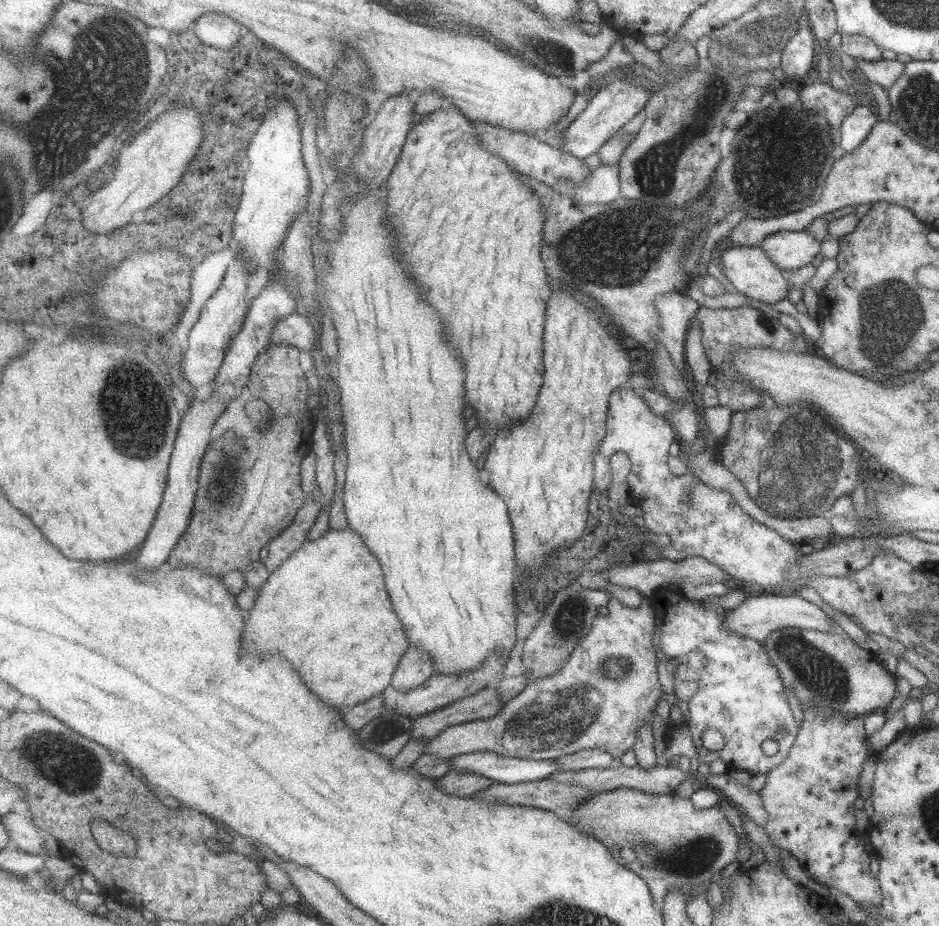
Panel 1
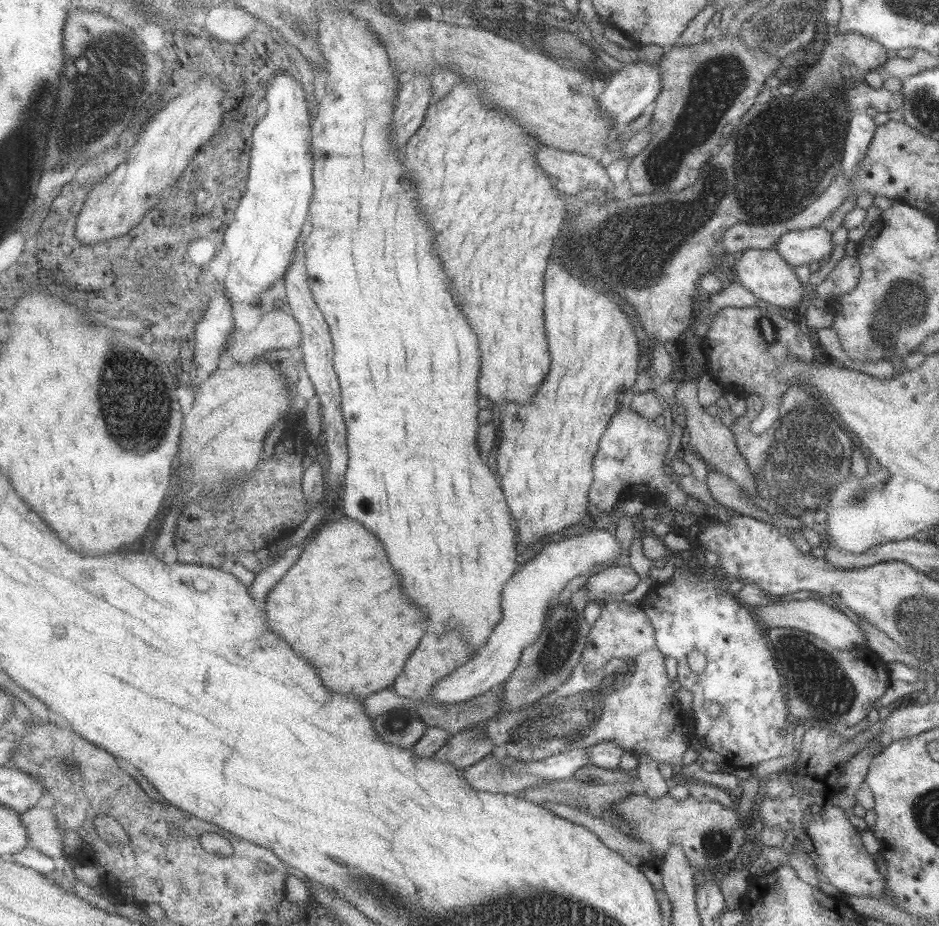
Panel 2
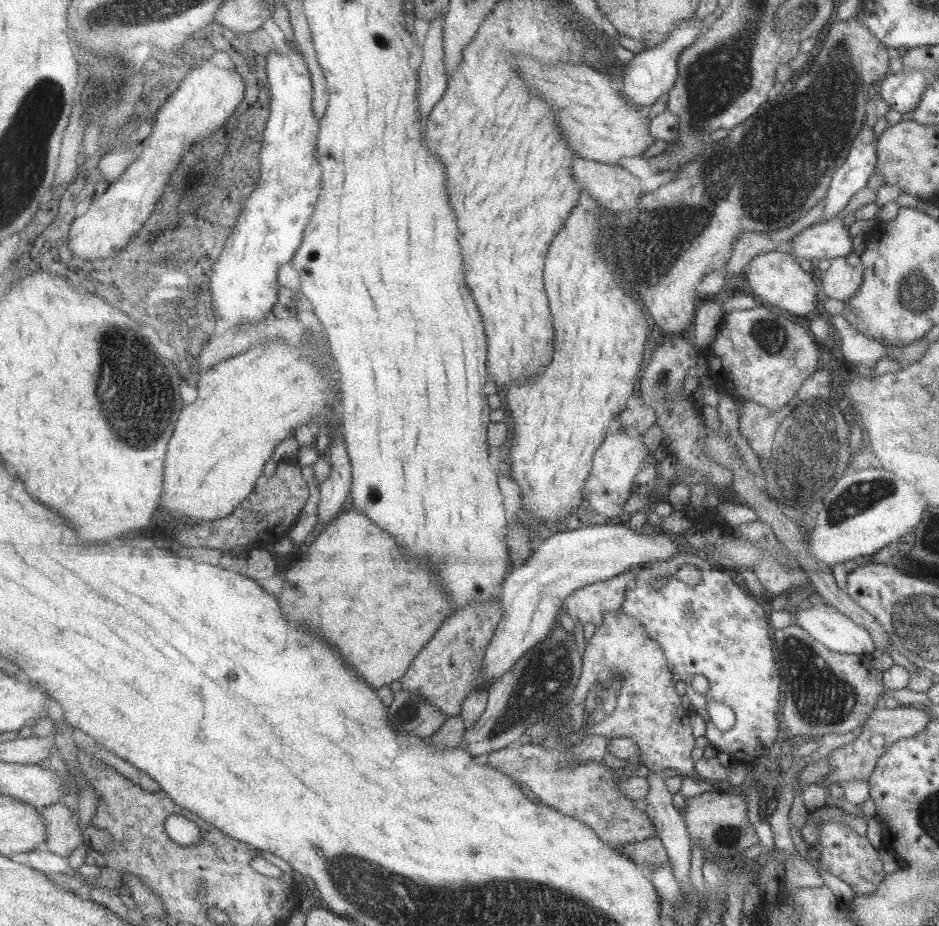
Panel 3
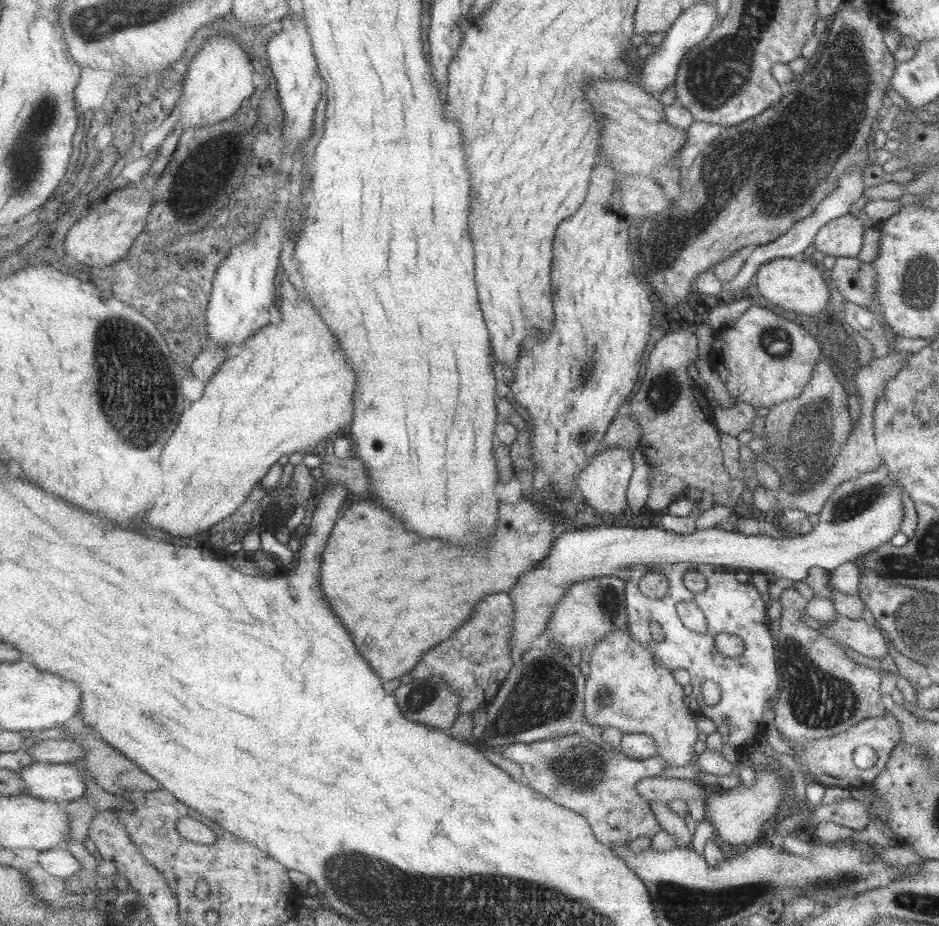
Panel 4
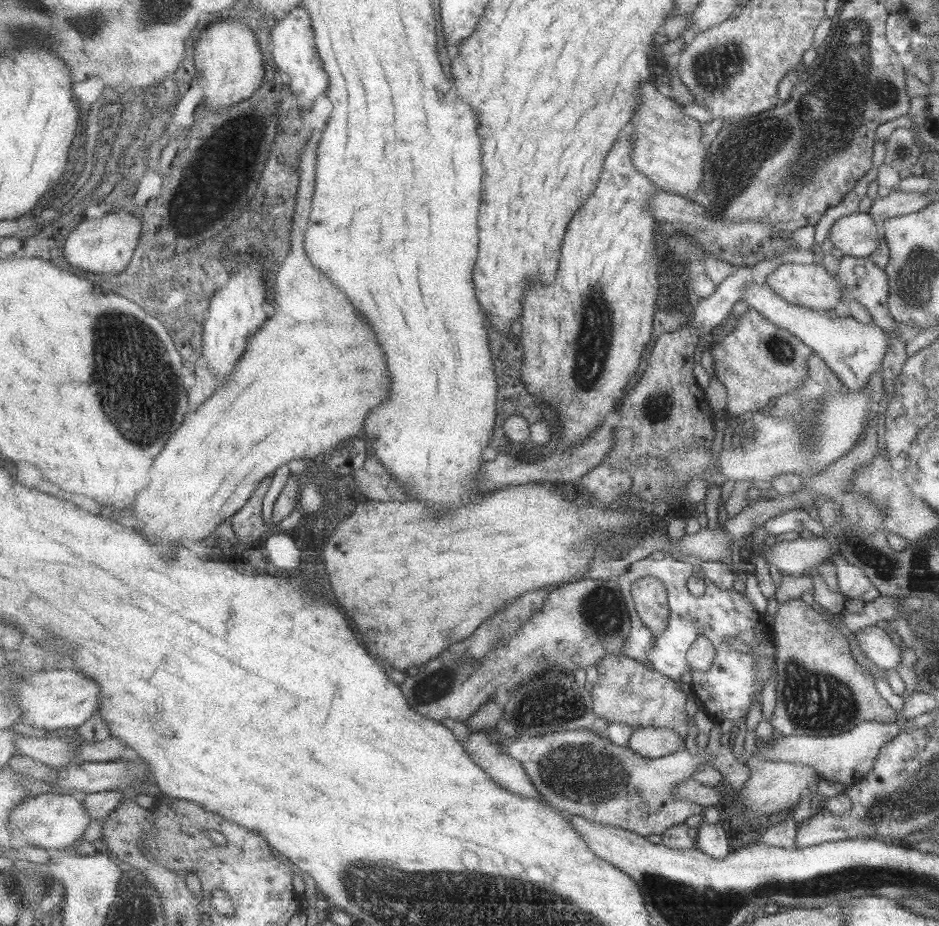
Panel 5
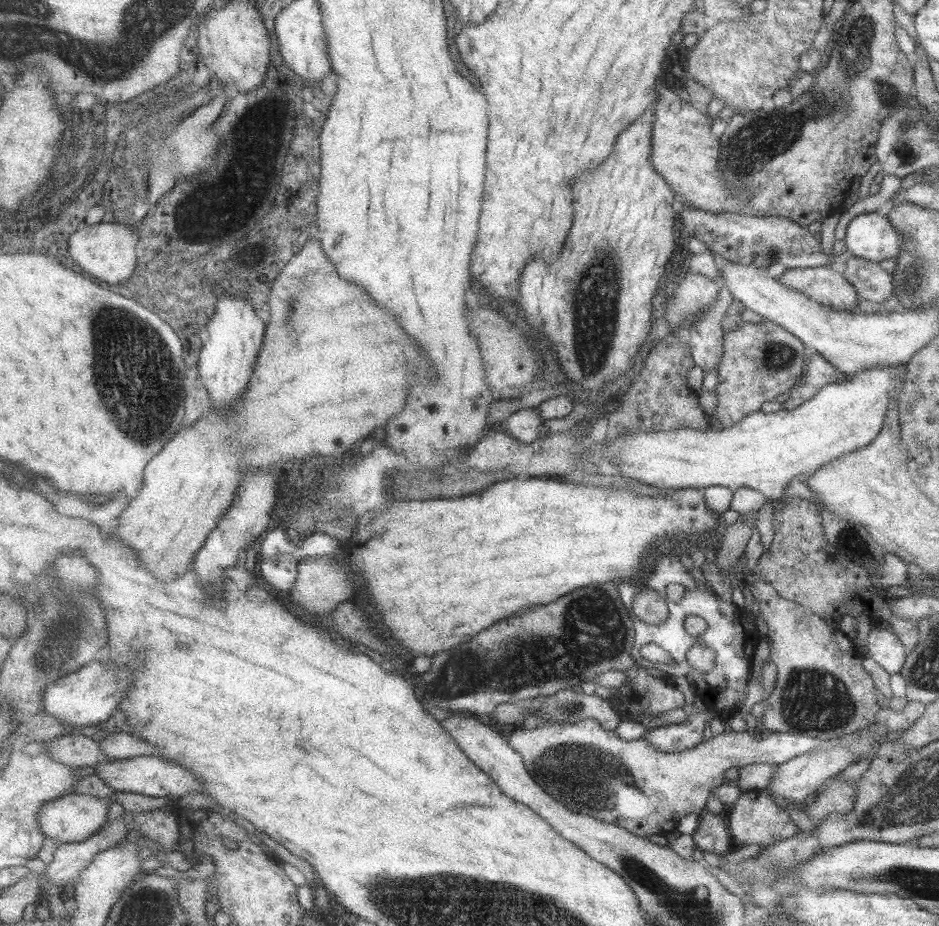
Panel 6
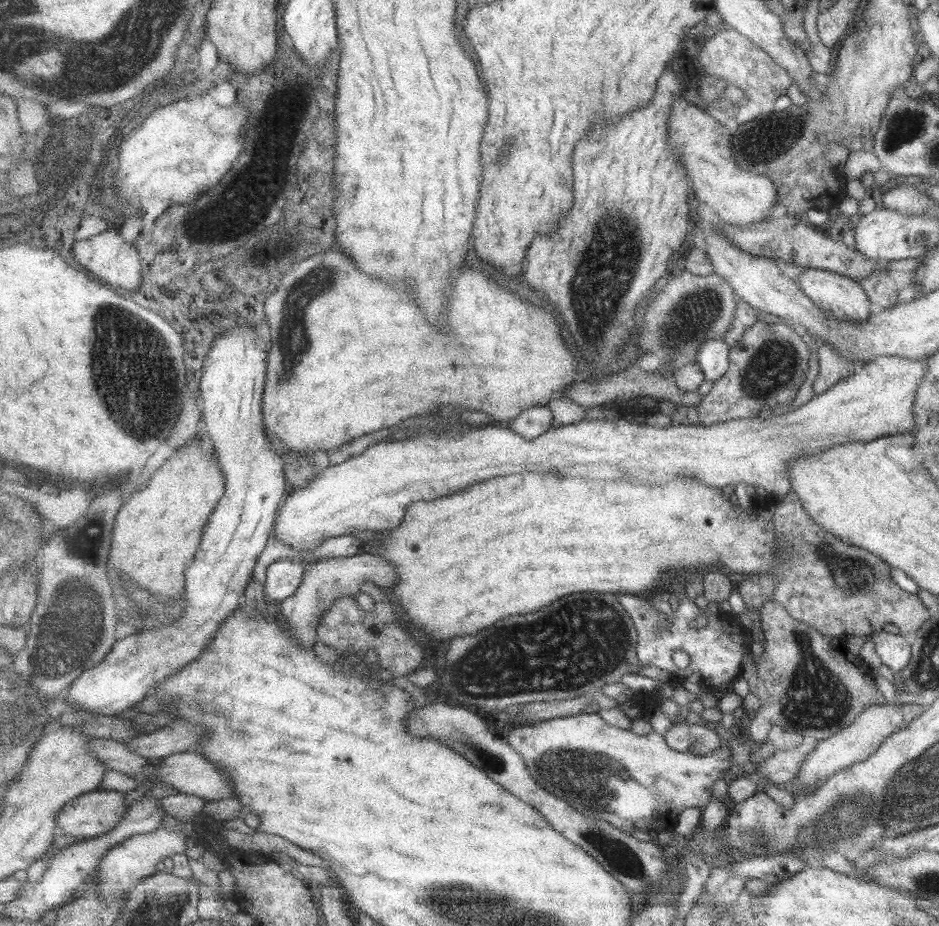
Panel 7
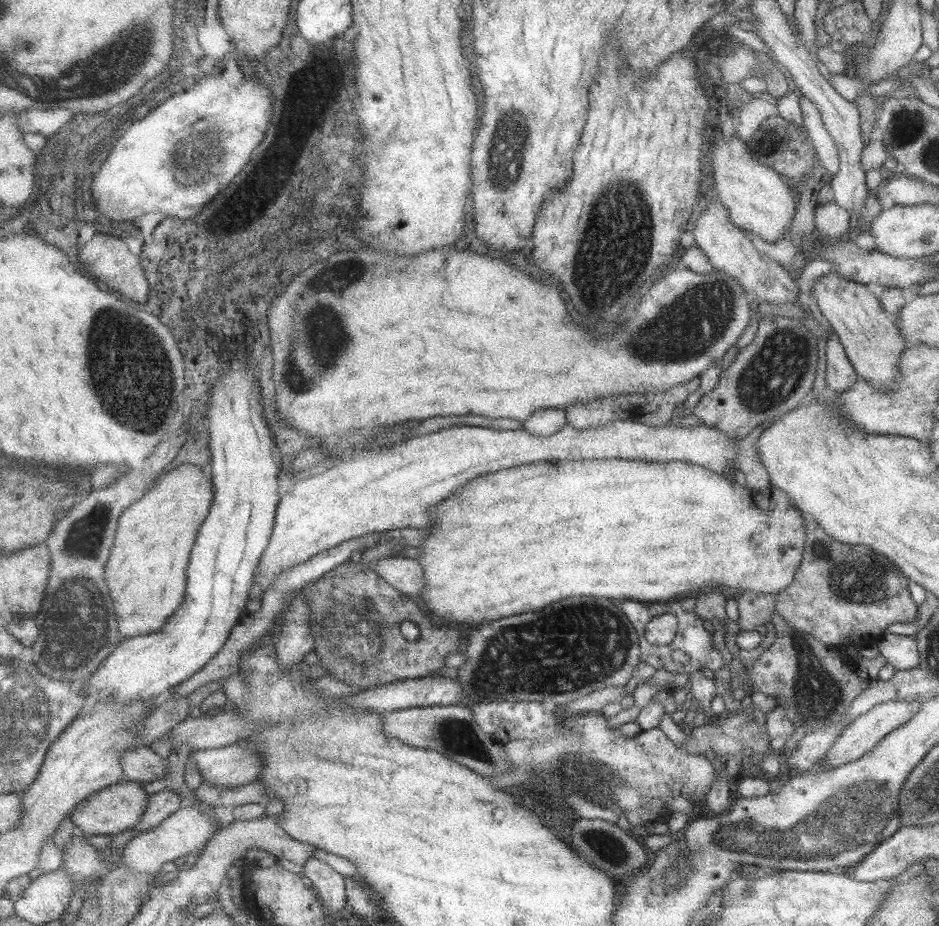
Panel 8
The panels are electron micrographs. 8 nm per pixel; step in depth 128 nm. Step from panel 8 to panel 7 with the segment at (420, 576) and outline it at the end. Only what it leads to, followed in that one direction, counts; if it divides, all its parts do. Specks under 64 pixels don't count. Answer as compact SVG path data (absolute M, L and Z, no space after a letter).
M375 553L343 558L323 558L311 564L305 572L305 578L298 587L298 591L280 604L280 614L285 617L285 622L293 634L292 640L296 644L302 644L305 649L313 649L317 644L317 638L320 638L318 628L325 613L333 608L335 602L341 597L355 596L362 592L363 584L366 582L374 582L382 588L389 589L397 584L397 568L389 559Z

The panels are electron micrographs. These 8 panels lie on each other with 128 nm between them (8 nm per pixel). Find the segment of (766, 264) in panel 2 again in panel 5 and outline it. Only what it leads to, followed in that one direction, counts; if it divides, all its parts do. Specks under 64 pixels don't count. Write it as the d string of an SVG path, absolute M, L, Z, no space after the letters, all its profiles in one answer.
M785 263L777 266L766 276L765 285L782 300L794 306L803 306L810 310L831 313L833 308L840 303L841 289L839 289L839 280L831 277L823 265L817 263L796 264Z

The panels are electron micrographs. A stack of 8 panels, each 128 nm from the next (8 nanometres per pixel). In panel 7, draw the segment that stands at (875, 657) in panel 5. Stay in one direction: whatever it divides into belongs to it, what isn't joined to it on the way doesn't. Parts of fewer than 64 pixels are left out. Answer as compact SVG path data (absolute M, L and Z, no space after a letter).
M881 629L870 634L868 640L874 644L875 653L882 665L887 666L893 674L909 663L910 646L901 635L887 633Z

